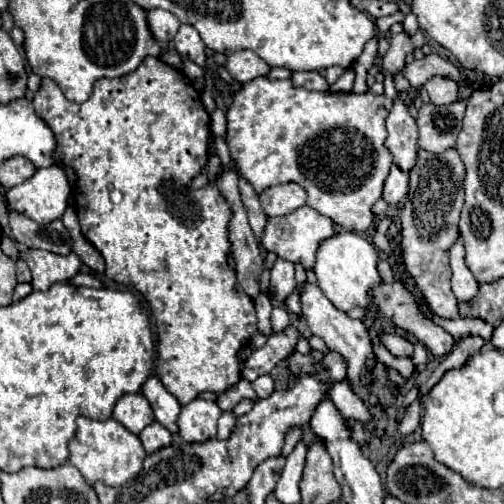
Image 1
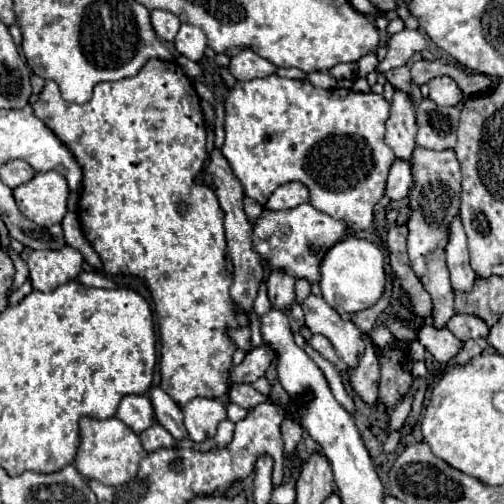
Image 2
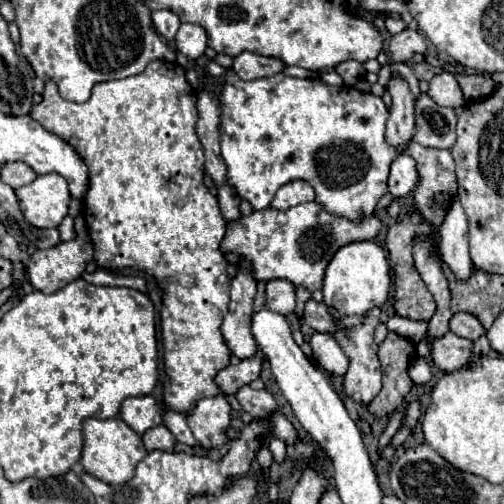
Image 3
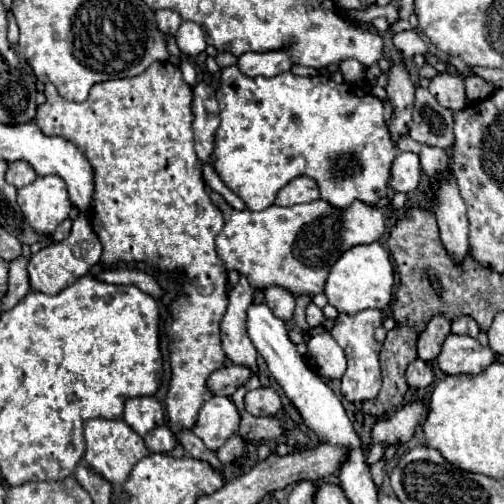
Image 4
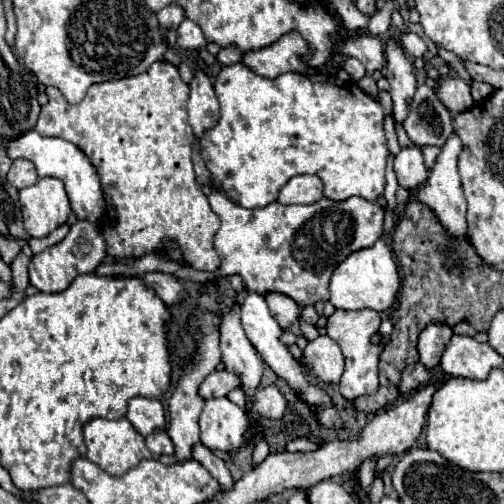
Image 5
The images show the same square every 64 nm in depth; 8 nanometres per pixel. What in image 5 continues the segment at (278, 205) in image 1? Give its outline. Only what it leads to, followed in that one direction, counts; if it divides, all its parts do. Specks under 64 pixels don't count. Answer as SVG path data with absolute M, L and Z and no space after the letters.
M294 176L278 196L280 204L314 204L316 200L324 198L322 194L322 180L318 176Z

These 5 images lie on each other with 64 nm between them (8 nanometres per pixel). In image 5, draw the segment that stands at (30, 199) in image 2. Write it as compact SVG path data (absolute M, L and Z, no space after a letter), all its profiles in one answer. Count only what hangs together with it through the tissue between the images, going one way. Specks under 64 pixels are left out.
M40 178L36 184L20 190L20 210L24 218L24 228L30 238L44 238L62 226L70 216L70 202L64 190L62 180L58 178Z

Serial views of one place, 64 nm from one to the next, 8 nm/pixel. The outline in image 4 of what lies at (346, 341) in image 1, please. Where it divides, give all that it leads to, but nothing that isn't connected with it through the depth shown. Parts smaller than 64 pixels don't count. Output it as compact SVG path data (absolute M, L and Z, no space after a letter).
M308 304L308 308L306 308L306 322L314 328L314 326L320 326L322 324L322 320L324 320L324 314L322 314L322 310L316 306L316 304Z

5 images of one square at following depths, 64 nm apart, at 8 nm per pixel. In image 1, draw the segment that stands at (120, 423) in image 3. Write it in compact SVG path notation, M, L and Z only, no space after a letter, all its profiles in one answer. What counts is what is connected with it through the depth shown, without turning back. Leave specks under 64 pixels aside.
M80 416L76 420L76 436L70 442L70 464L74 464L88 484L104 482L106 486L122 486L128 480L136 478L142 470L142 460L146 452L142 442L136 434L128 432L120 422L114 418L108 420L90 420Z

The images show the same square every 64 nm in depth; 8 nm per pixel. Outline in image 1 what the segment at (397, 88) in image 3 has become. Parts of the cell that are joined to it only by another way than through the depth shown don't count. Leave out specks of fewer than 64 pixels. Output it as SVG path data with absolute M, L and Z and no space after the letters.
M400 98L394 100L390 116L386 118L386 128L388 128L386 148L392 152L394 164L400 170L408 172L416 162L418 126L416 126L416 120L412 118L408 106Z

